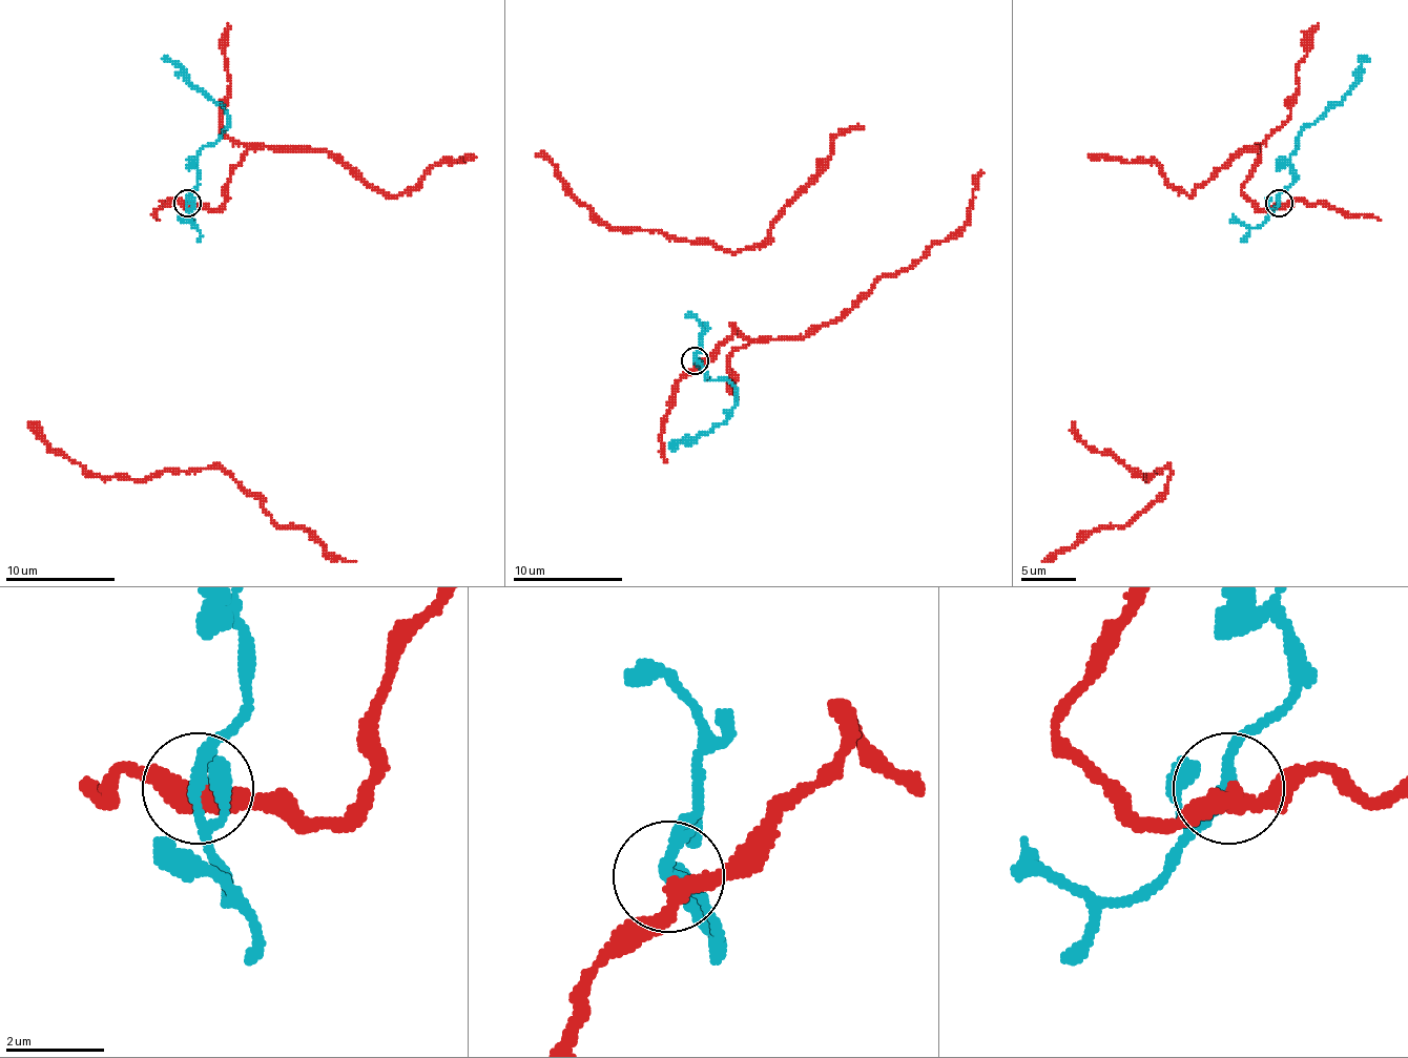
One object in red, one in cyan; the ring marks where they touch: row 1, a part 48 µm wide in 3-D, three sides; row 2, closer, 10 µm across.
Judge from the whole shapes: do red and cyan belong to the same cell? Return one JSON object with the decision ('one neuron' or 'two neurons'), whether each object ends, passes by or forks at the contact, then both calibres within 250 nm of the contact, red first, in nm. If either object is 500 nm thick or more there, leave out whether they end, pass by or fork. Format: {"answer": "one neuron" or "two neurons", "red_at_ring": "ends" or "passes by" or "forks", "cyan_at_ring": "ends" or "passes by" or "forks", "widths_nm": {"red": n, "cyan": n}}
{"answer": "two neurons", "red_at_ring": "passes by", "cyan_at_ring": "passes by", "widths_nm": {"red": 320, "cyan": 240}}

